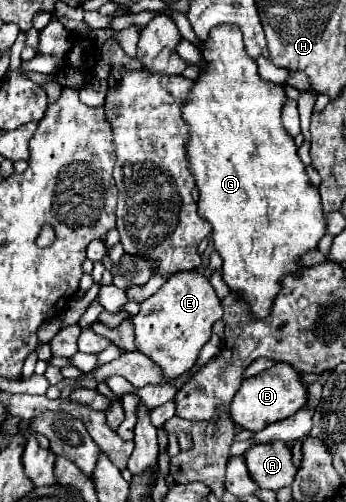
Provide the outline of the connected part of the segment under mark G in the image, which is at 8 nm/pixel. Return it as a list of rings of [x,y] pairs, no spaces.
[[[215,27],[215,31],[211,31],[211,39],[207,43],[203,43],[203,59],[207,61],[207,69],[201,69],[199,79],[193,85],[191,97],[187,99],[185,107],[183,107],[183,119],[189,123],[189,131],[191,131],[191,139],[187,143],[187,159],[191,163],[195,181],[197,181],[197,189],[199,189],[199,201],[197,201],[197,213],[207,219],[213,227],[213,241],[215,241],[215,249],[223,259],[223,281],[227,283],[227,287],[231,289],[231,293],[235,293],[249,309],[249,313],[253,315],[253,319],[265,319],[271,313],[273,301],[281,289],[281,277],[285,275],[301,275],[301,257],[309,251],[319,249],[319,241],[321,237],[327,233],[327,223],[325,223],[325,215],[323,215],[323,205],[321,205],[321,195],[317,191],[315,185],[311,185],[307,173],[305,173],[305,165],[297,155],[297,145],[293,143],[293,137],[283,129],[281,125],[281,105],[285,101],[285,91],[281,89],[281,85],[275,83],[267,83],[259,77],[257,73],[257,63],[245,53],[243,49],[243,37],[241,31],[237,27]]]

